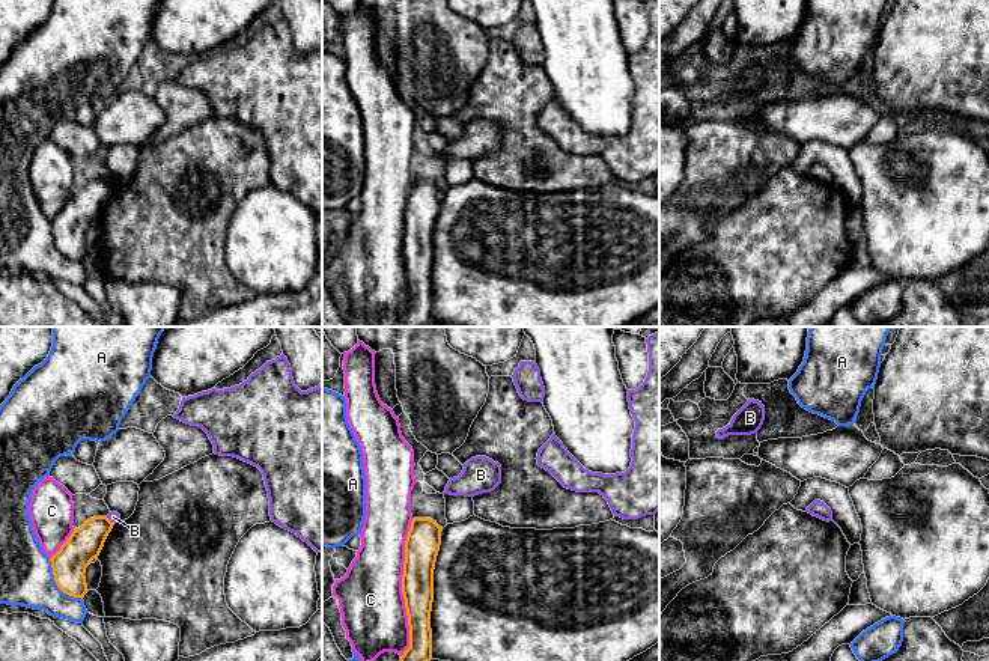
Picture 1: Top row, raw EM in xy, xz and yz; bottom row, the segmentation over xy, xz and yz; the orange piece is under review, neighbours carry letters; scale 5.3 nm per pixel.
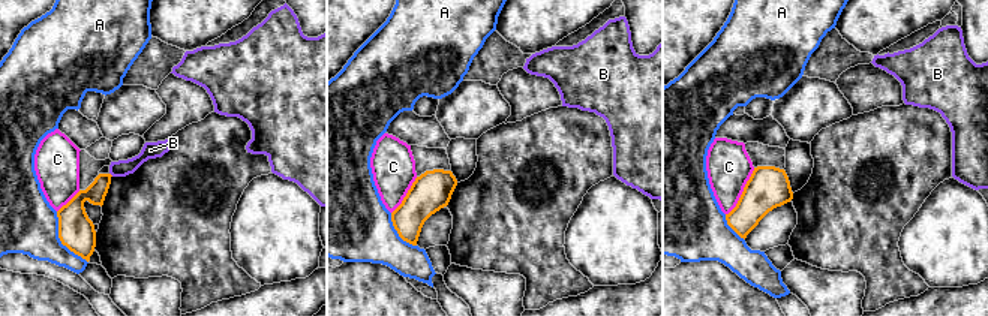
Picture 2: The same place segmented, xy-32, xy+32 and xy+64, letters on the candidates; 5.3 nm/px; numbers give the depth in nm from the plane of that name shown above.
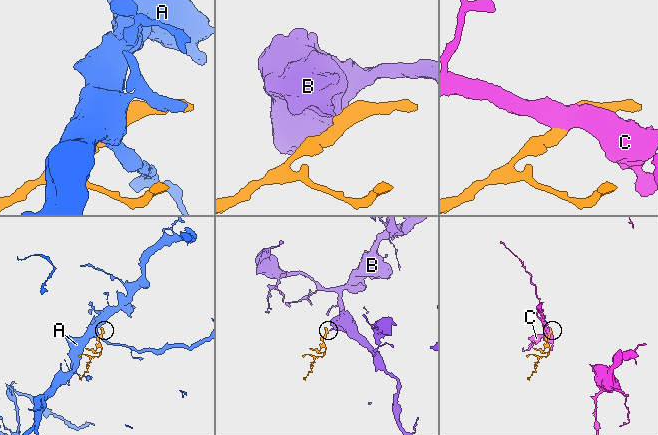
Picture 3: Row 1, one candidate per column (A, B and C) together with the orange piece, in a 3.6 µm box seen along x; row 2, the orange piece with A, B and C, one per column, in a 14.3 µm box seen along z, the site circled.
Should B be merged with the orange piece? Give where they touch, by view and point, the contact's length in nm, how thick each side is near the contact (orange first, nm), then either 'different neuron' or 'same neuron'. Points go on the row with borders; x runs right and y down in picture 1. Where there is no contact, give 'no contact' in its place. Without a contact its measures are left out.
contact xy (109, 520); length 70 nm; calibres 180 and 60 nm; different neuron

